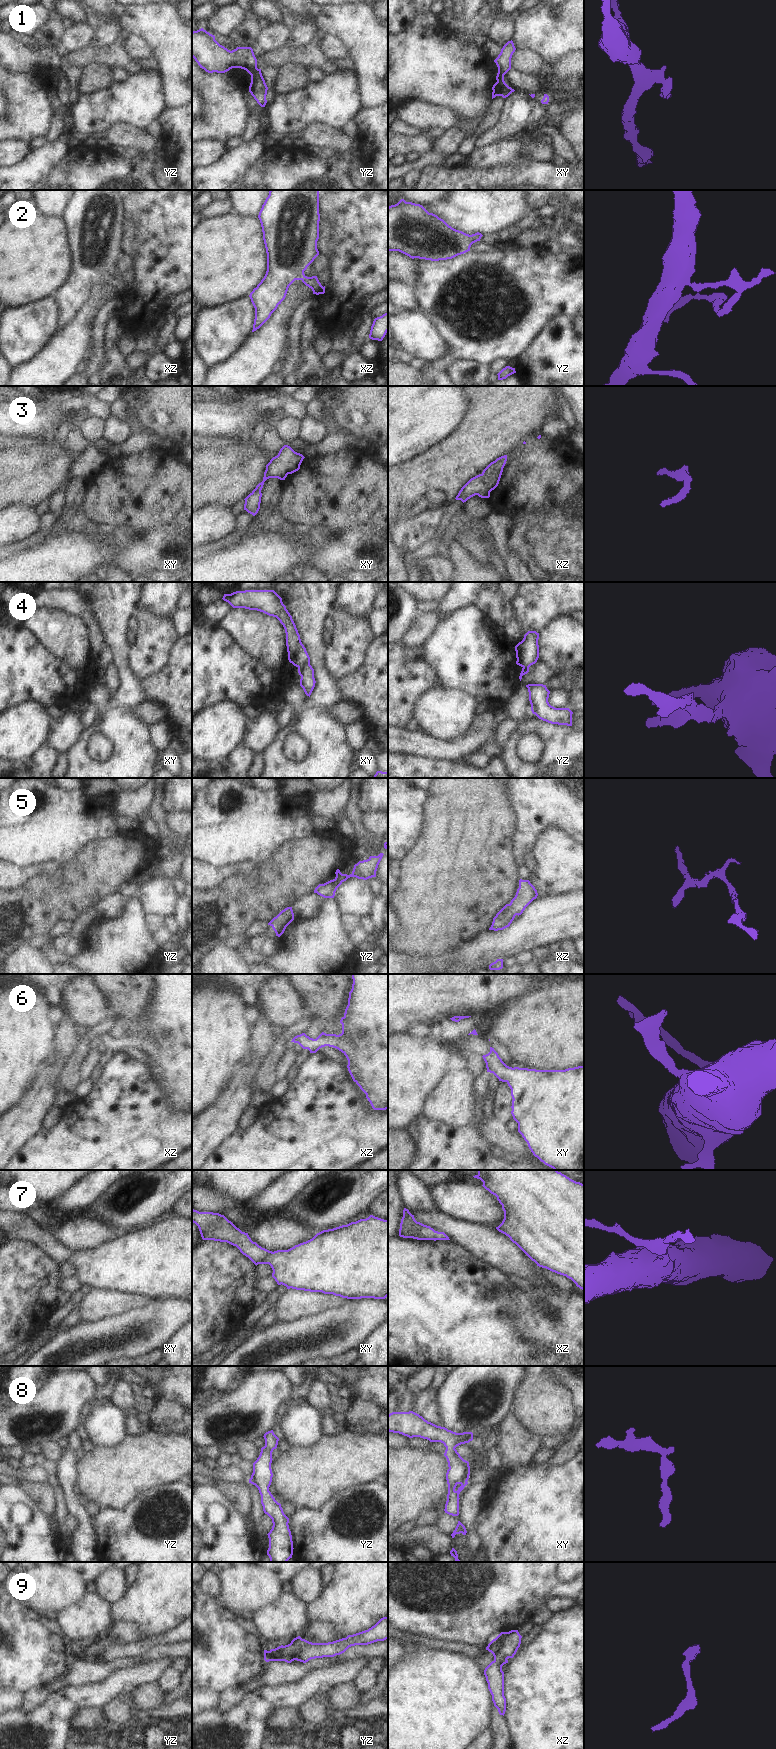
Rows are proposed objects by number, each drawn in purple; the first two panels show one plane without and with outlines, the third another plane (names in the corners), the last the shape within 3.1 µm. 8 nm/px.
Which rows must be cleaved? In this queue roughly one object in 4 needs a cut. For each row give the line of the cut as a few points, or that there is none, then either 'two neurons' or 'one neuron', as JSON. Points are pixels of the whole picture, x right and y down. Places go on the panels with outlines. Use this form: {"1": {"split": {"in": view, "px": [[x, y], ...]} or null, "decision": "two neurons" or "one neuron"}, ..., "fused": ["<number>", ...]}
{"1": {"split": {"in": "yz", "px": [[257, 68], [251, 75]]}, "decision": "two neurons"}, "2": {"split": null, "decision": "one neuron"}, "3": {"split": null, "decision": "one neuron"}, "4": {"split": null, "decision": "one neuron"}, "5": {"split": null, "decision": "one neuron"}, "6": {"split": null, "decision": "one neuron"}, "7": {"split": null, "decision": "one neuron"}, "8": {"split": null, "decision": "one neuron"}, "9": {"split": null, "decision": "one neuron"}, "fused": ["1"]}

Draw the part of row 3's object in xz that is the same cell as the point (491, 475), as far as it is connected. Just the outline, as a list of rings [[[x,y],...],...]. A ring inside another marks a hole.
[[[504,455],[491,462],[481,474],[471,478],[461,488],[455,499],[464,503],[475,495],[489,498],[490,492],[499,484],[506,461],[507,455]]]

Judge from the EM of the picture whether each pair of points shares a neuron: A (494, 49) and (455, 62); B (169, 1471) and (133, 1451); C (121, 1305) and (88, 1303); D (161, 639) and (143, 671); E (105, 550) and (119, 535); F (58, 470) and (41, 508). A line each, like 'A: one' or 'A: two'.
A: two
B: one
C: one
D: one
E: two
F: two

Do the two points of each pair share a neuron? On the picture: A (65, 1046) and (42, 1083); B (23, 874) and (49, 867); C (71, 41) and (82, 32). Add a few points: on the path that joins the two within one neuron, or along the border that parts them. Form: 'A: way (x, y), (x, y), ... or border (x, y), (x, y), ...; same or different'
A: way (63, 1055), (60, 1064), (50, 1074); same
B: way (29, 871), (43, 868); same
C: way (74, 38), (79, 35); same

